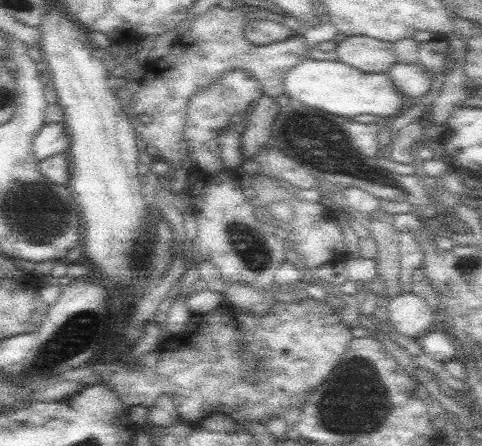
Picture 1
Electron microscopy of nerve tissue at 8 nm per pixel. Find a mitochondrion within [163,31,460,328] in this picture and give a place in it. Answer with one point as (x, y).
(252, 253)

